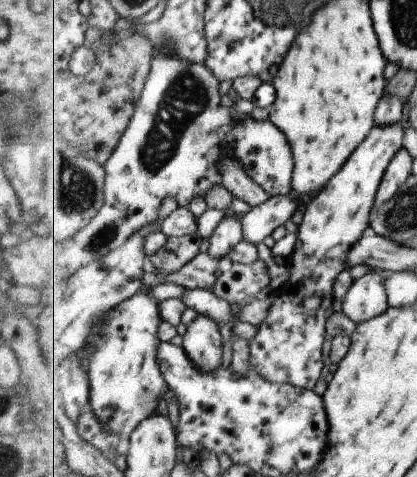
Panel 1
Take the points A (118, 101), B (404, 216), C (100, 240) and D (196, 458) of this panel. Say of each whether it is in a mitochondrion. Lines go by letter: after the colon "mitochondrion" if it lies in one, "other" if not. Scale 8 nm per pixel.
A: other
B: mitochondrion
C: mitochondrion
D: other

